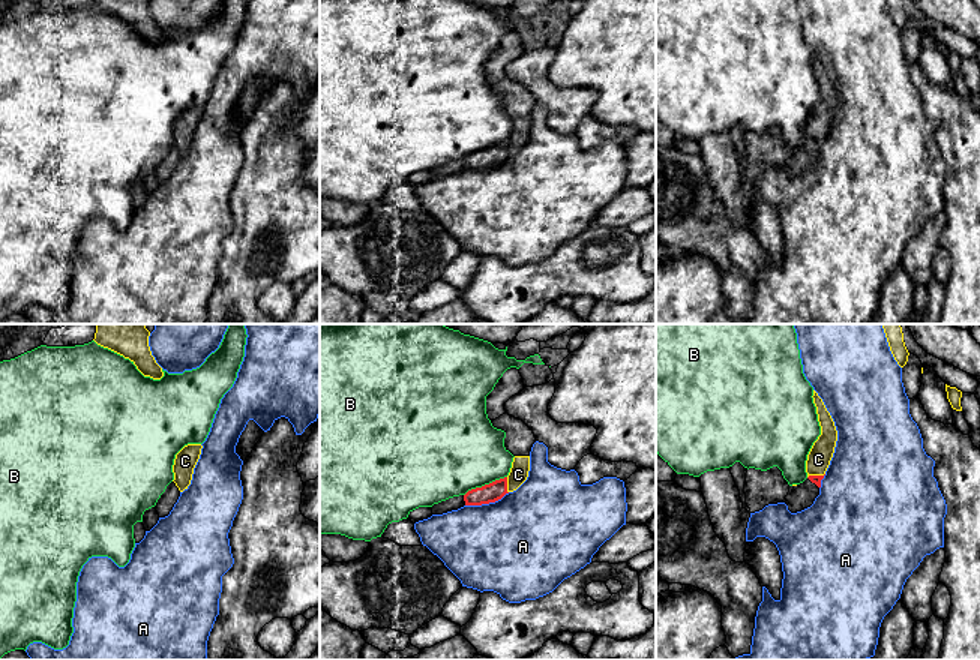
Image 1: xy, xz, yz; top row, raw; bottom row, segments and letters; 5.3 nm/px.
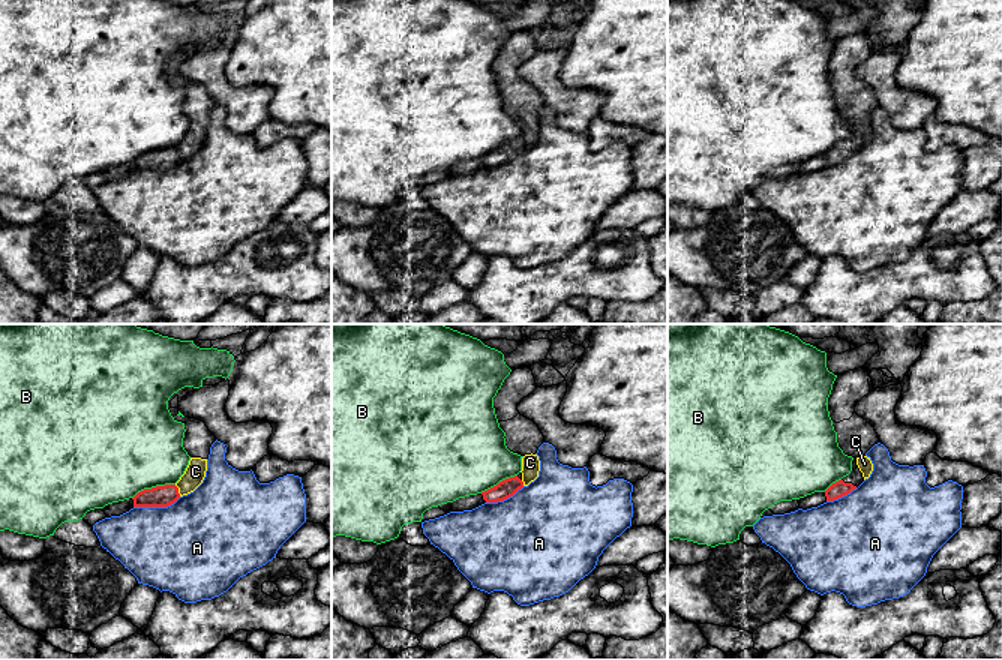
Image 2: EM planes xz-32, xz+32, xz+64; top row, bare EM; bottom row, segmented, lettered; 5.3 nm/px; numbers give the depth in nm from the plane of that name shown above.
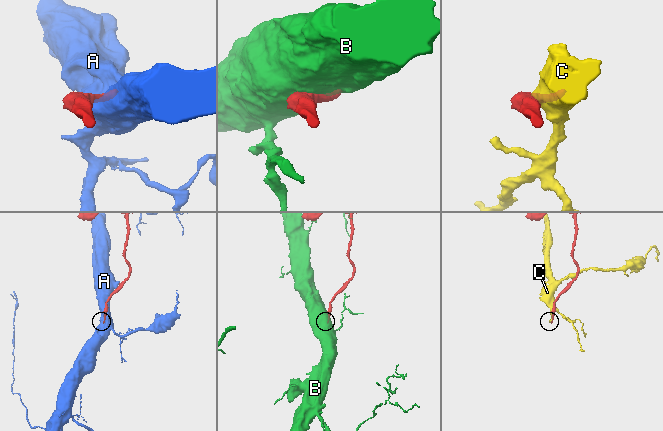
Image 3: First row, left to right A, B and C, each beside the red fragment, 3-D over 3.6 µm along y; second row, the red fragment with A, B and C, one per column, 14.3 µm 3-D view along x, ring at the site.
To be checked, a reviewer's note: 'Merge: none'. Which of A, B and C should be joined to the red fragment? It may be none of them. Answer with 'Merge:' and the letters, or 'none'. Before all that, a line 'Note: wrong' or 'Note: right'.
Note: right
Merge: none

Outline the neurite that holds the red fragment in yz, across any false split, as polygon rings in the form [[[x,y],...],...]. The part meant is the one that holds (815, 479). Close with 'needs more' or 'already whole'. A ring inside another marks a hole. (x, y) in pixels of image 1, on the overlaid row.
[[[809,476],[803,483],[789,486],[789,492],[783,502],[791,513],[801,512],[810,507],[815,498],[819,495],[821,480],[824,476]]]; needs more

